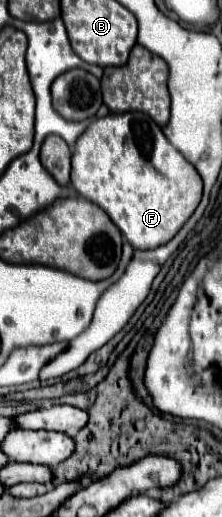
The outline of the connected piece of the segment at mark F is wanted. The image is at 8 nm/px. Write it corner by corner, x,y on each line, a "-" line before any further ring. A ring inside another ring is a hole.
143,112
107,114
87,126
77,138
71,156
71,186
83,198
101,206
135,250
153,250
169,242
195,212
203,194
203,182
195,166
191,166
183,154
169,144
161,128

